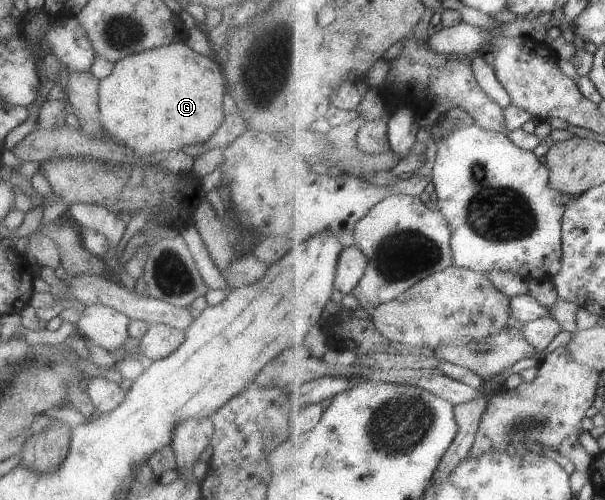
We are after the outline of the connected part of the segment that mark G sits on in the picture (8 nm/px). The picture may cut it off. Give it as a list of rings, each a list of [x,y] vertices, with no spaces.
[[[170,42],[157,48],[133,53],[115,63],[112,73],[99,79],[99,110],[107,135],[140,155],[182,150],[186,145],[207,142],[224,121],[223,101],[227,81],[221,64],[206,52],[193,50],[189,42]]]

